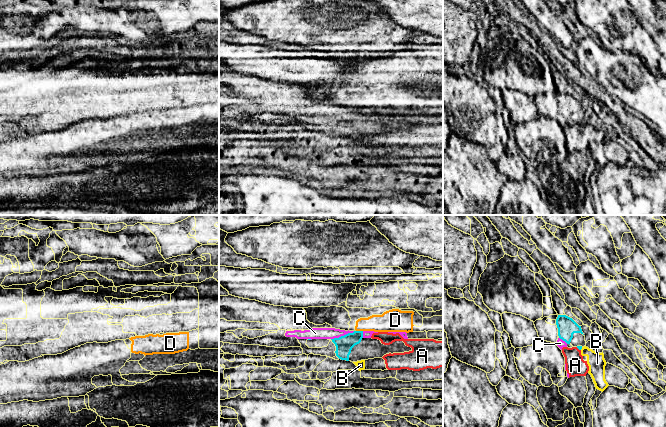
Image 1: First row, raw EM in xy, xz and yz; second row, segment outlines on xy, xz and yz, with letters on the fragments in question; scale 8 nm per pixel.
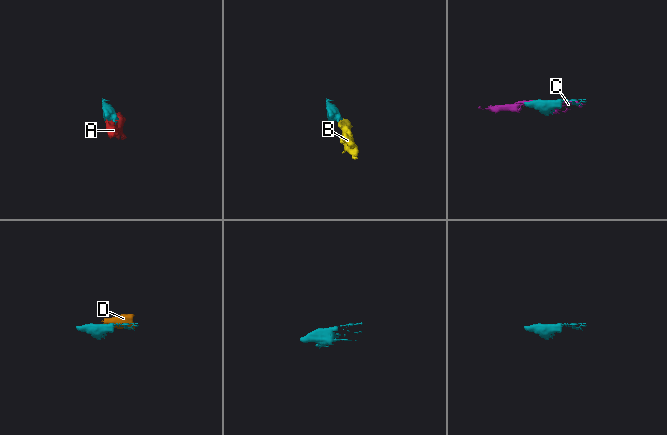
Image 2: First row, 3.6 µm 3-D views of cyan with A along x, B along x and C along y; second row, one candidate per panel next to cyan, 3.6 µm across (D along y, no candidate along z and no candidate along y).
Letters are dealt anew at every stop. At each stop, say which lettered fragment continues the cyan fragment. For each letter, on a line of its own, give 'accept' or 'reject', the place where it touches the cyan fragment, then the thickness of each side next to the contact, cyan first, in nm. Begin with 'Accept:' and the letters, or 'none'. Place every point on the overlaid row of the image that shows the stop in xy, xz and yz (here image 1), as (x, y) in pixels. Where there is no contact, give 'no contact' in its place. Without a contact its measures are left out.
Accept: C
A: reject; contact yz (578, 348); calibres 30 and 160 nm
B: reject; contact yz (581, 348); calibres 30 and 140 nm
C: accept; contact xz (342, 336); calibres 140 and 100 nm
D: reject; contact xz (359, 331); calibres 140 and 160 nm

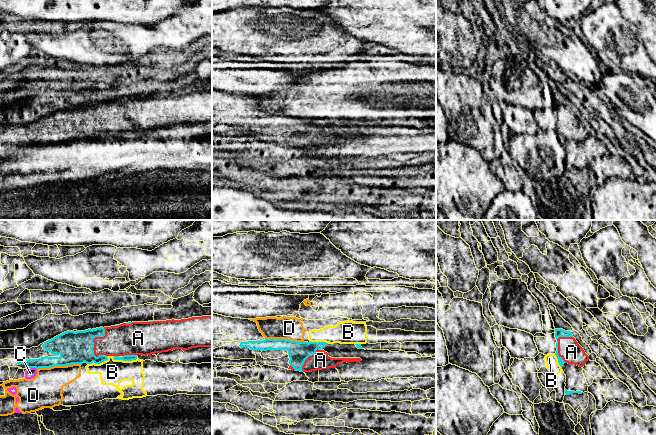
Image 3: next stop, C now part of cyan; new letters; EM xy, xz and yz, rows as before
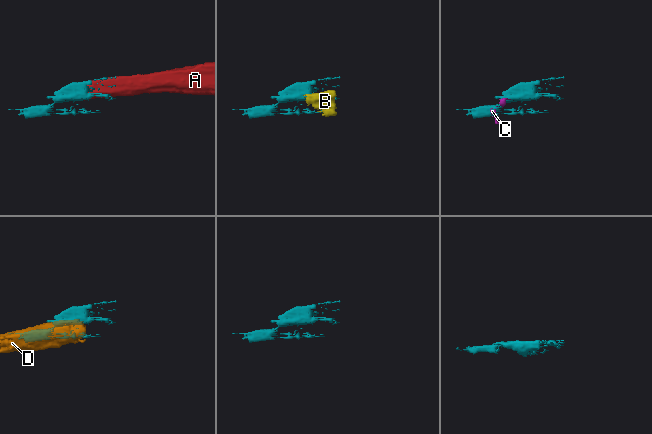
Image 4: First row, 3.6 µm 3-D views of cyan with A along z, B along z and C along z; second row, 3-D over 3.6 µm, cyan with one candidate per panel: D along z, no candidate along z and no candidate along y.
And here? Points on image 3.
Accept: A
A: accept; contact xy (93, 338); calibres 260 and 260 nm
B: reject; contact xy (125, 360); calibres 50 and 200 nm
C: reject; contact xy (31, 367); calibres 120 and 80 nm
D: reject; contact xy (58, 365); calibres 260 and 280 nm

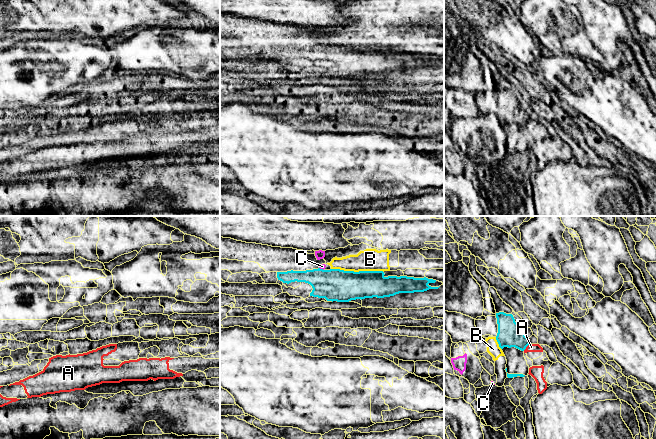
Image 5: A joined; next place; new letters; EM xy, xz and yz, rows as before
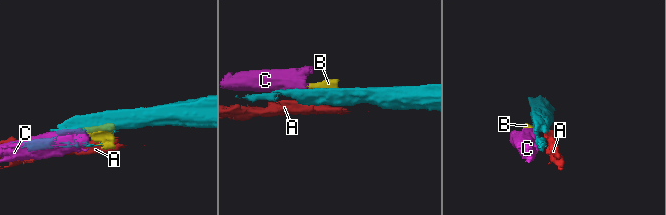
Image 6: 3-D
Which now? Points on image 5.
Accept: none
A: reject; contact yz (526, 346); calibres 190 and 60 nm
B: reject; contact xz (357, 272); calibres 260 and 180 nm
C: reject; contact xz (321, 269); calibres 260 and 40 nm

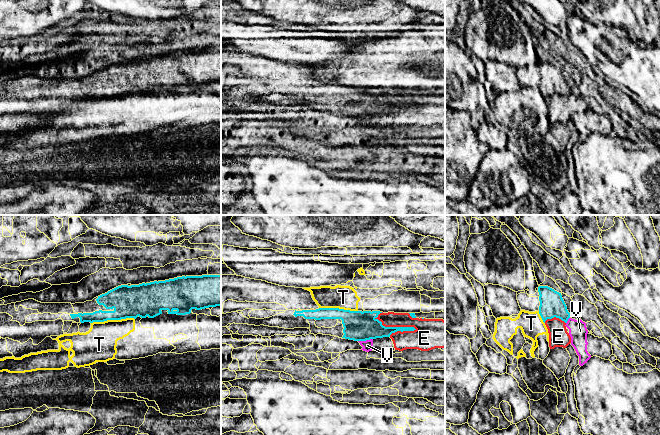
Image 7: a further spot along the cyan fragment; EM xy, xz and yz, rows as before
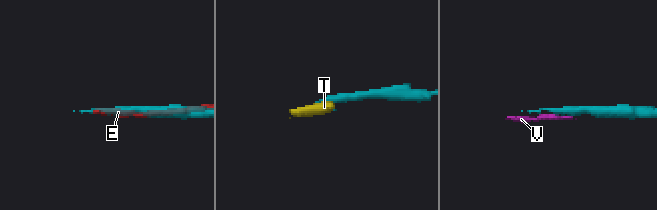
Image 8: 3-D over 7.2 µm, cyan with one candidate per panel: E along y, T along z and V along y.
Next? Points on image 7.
Accept: none
E: reject; contact xz (395, 327); calibres 220 and 200 nm
T: reject; contact xy (112, 319); calibres 260 and 280 nm
V: reject; contact xz (365, 340); calibres 240 and 90 nm

